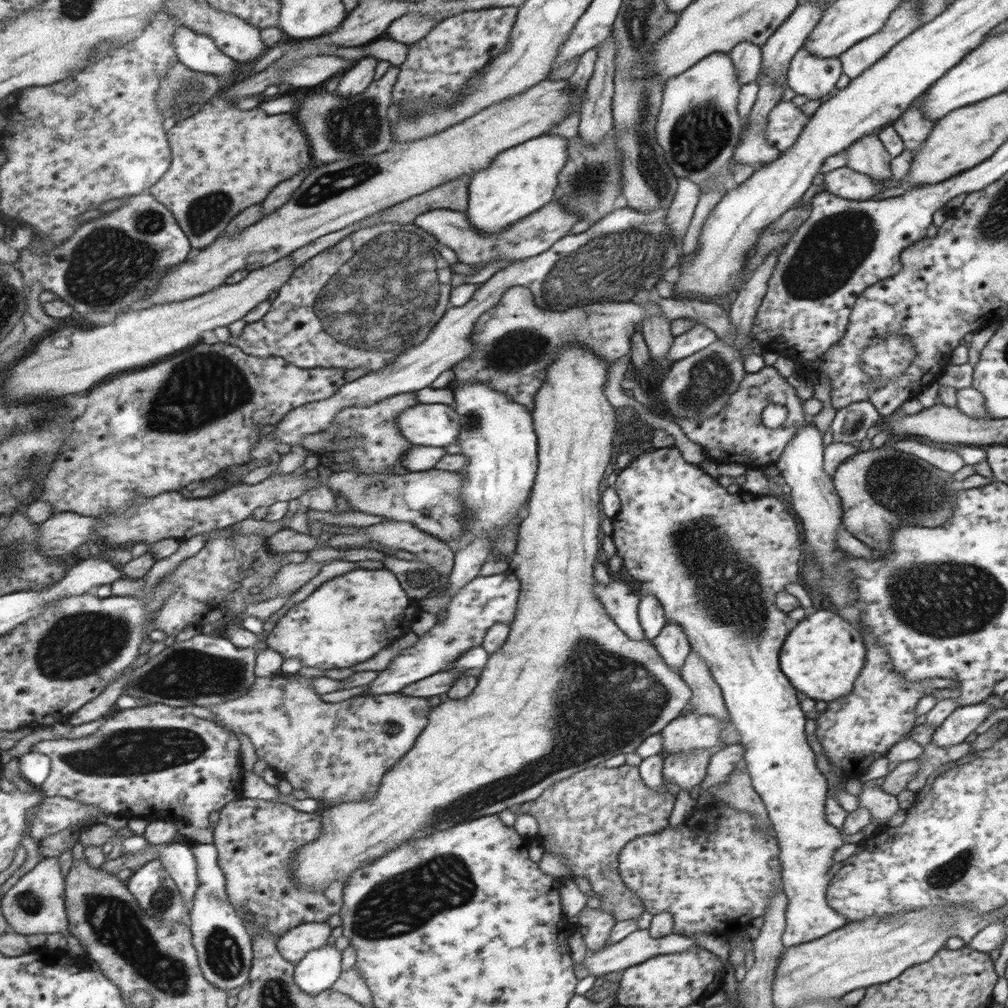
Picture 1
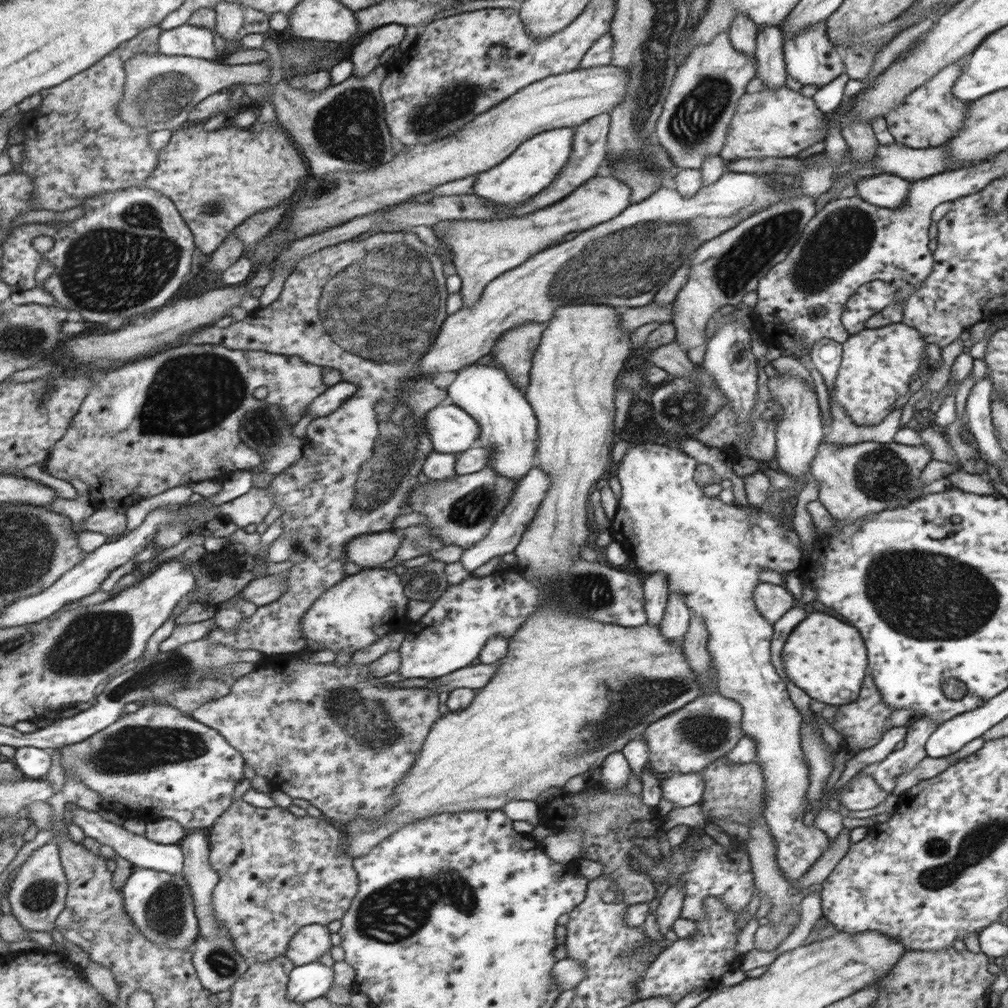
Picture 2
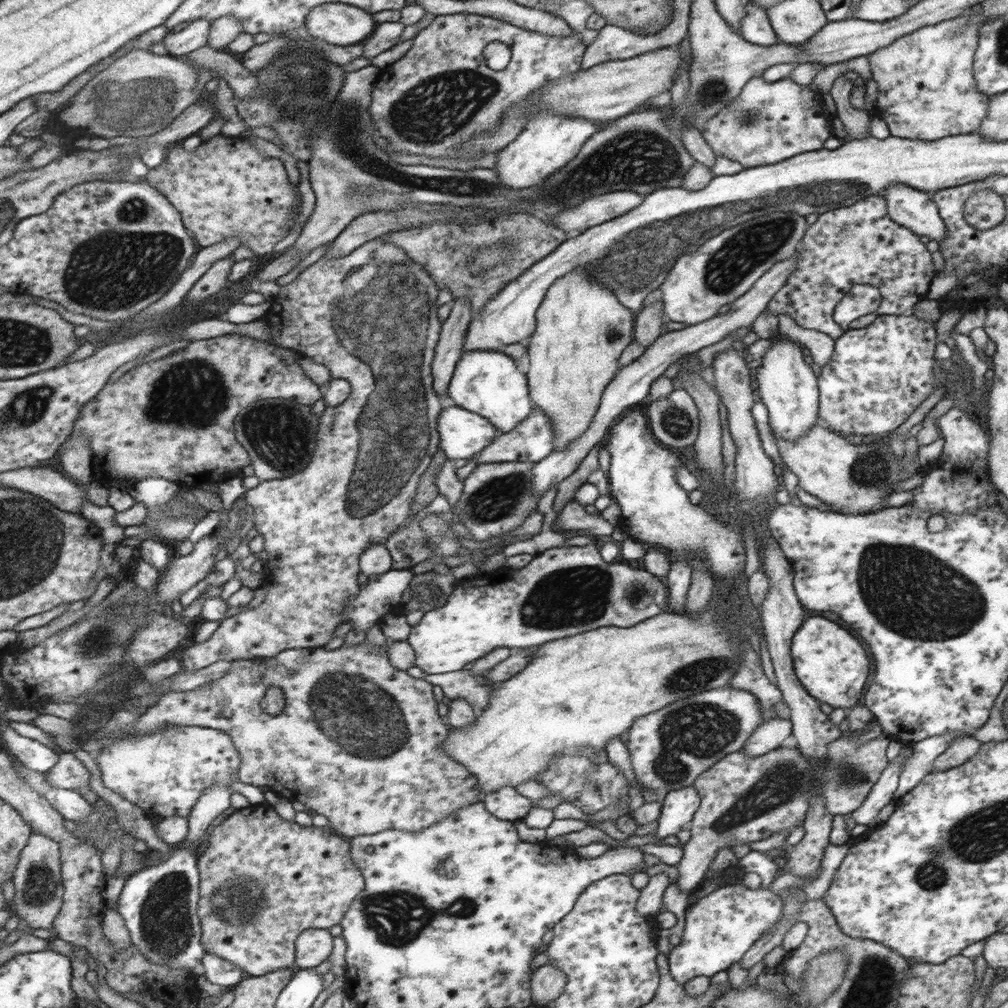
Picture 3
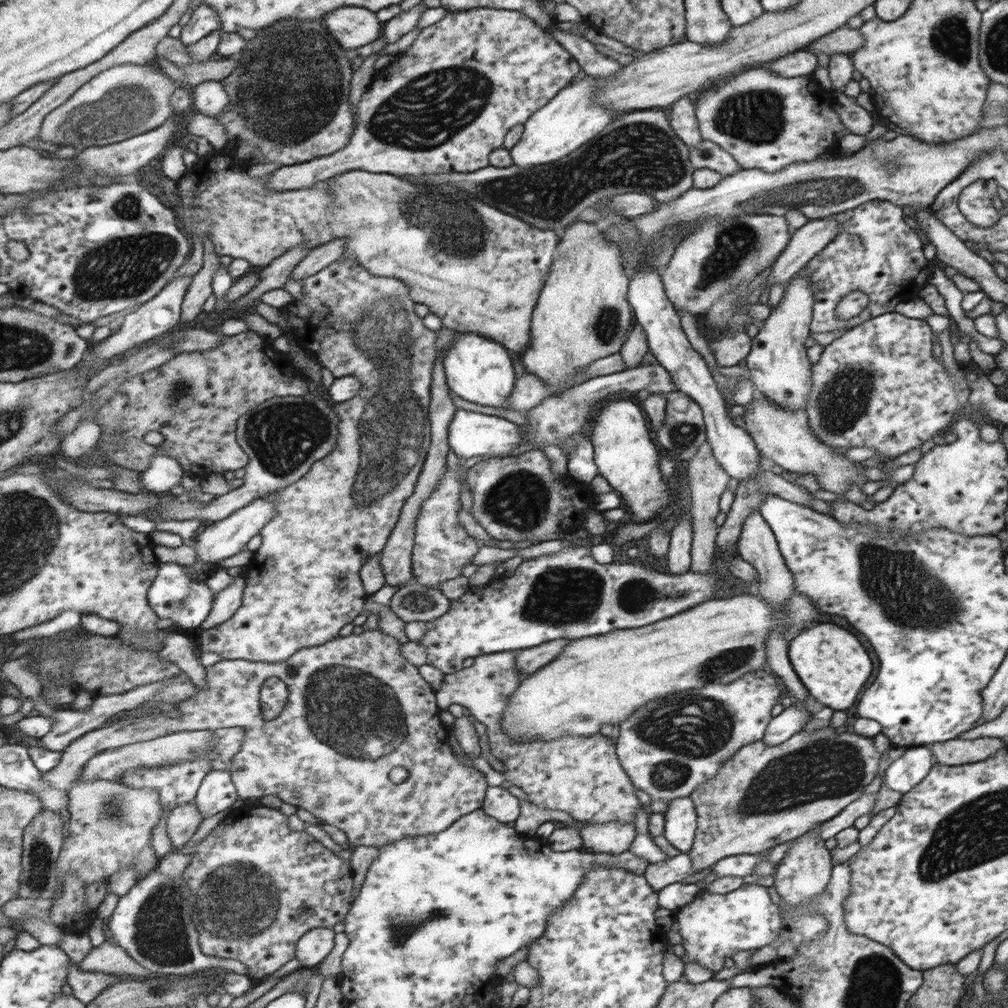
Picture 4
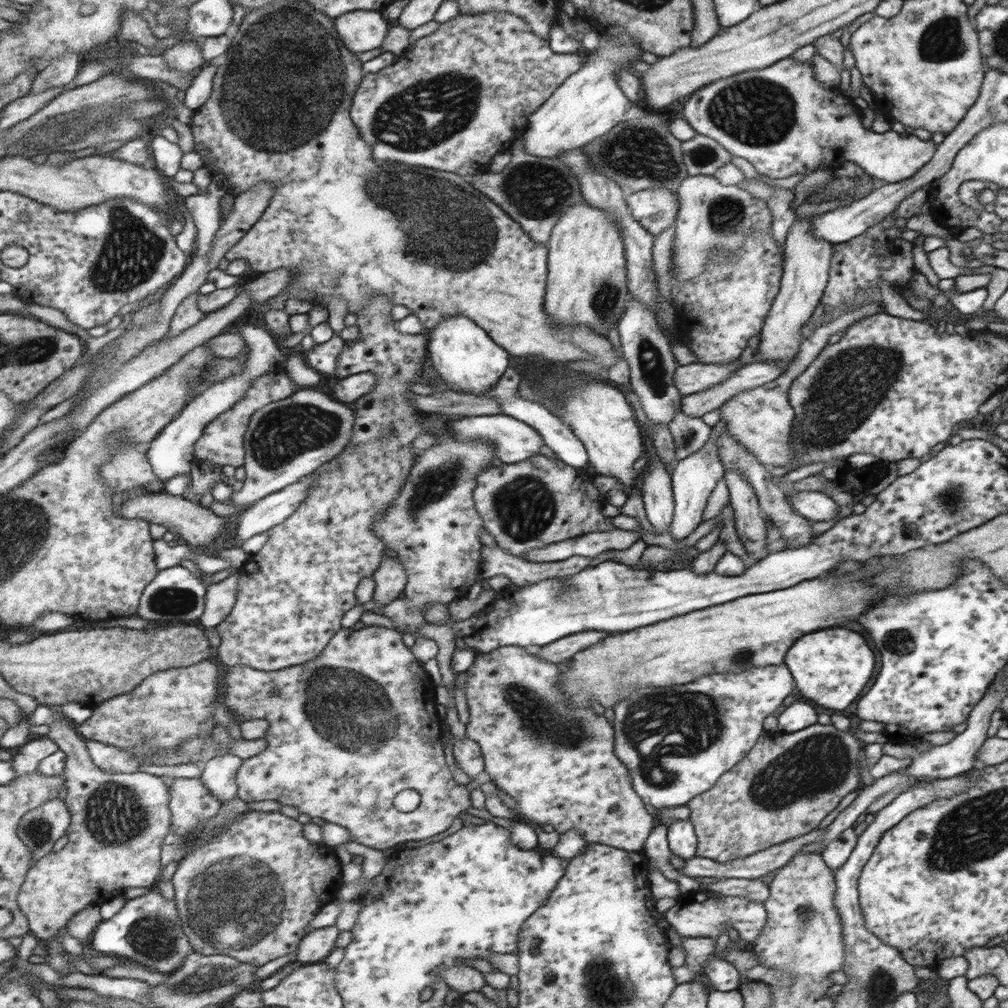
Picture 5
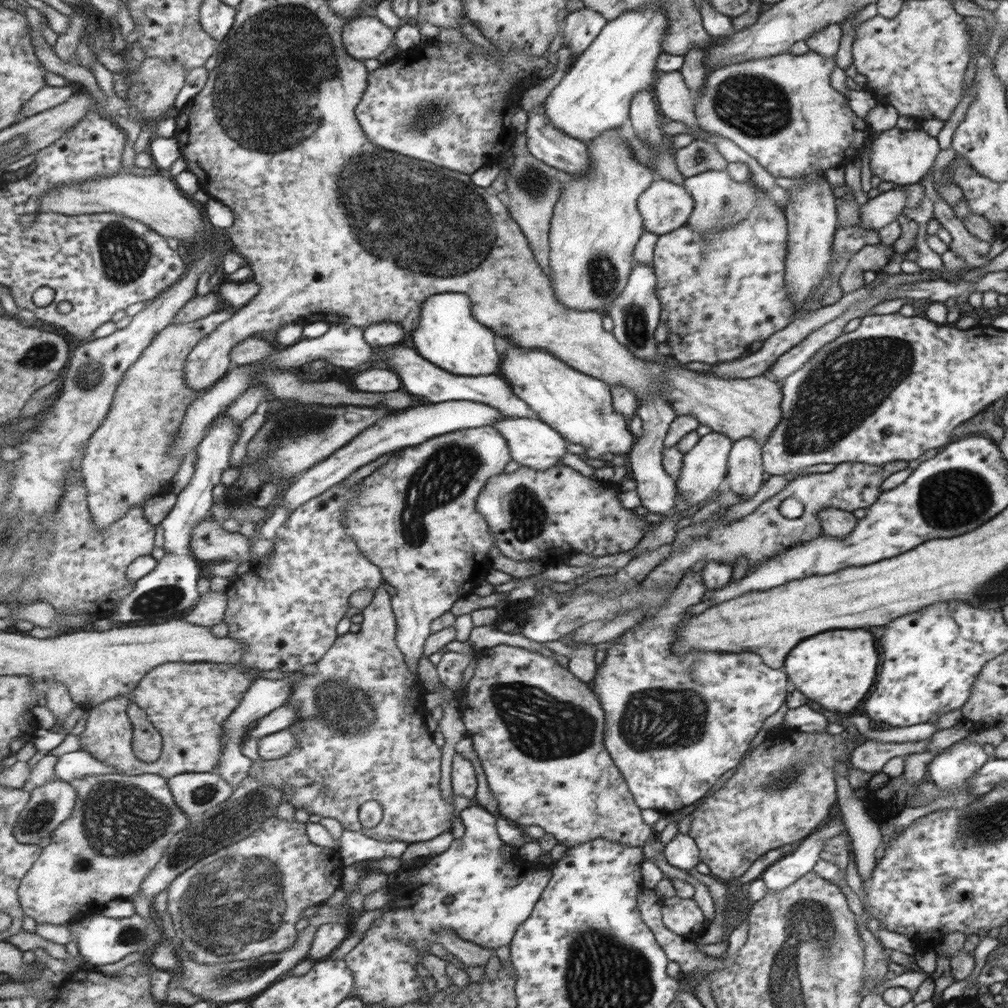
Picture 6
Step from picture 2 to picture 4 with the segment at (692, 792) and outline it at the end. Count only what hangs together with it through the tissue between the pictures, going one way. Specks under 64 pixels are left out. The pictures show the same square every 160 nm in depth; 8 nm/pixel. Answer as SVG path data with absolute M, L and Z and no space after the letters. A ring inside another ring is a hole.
M690 795L668 801L670 805L665 816L666 841L676 847L681 853L690 852L696 836L697 814L694 801Z

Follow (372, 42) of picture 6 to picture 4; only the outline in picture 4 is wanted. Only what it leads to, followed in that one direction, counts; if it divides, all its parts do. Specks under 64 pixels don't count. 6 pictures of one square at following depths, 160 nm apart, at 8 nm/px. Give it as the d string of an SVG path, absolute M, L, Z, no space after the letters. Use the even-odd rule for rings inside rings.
M345 6L329 12L324 18L331 33L349 50L376 41L382 32L375 11L360 6Z

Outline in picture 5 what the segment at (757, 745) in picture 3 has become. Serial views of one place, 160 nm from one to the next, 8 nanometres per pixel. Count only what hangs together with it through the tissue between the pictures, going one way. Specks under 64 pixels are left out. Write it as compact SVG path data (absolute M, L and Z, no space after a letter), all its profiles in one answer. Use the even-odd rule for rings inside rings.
M795 701L775 716L772 730L782 733L798 732L816 724L817 718L818 714L810 704Z

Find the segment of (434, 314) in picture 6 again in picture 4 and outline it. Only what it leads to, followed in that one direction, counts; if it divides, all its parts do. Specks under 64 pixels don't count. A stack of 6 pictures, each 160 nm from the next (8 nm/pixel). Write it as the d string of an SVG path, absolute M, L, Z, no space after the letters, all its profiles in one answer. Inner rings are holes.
M459 332L458 338L453 345L450 345L443 358L447 385L456 396L480 406L509 407L509 398L514 392L516 376L512 368L512 358L500 343L487 339L479 333Z

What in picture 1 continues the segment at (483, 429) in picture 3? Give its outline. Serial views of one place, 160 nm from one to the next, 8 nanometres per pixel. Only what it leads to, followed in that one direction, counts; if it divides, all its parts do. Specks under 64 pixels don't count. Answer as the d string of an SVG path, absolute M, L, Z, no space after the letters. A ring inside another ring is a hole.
M417 403L414 406L409 406L407 410L403 410L397 416L397 421L399 422L400 432L414 445L438 448L455 444L463 425L459 412L447 404Z

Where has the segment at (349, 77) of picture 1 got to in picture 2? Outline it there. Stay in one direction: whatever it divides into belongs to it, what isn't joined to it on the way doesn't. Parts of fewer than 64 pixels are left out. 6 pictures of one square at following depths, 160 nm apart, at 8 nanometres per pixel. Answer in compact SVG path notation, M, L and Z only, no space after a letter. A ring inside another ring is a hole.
M385 24L369 32L352 50L350 56L354 65L352 75L365 77L379 65L384 50L394 45L406 46L407 32L407 27L401 24Z

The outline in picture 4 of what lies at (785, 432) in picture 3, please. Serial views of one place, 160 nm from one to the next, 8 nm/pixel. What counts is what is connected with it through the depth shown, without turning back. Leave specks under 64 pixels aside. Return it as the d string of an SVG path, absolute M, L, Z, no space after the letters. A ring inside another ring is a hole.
M800 270L788 282L782 299L770 315L759 325L759 332L752 339L752 350L748 353L749 378L756 384L757 391L766 395L785 409L804 409L812 386L810 362L806 356L806 340L809 340L812 306L815 306L807 276Z

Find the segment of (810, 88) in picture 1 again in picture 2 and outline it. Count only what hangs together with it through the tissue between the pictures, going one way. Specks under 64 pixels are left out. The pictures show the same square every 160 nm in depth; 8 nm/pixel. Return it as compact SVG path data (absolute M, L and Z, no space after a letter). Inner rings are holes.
M825 21L817 22L799 30L793 37L788 37L783 43L787 74L803 86L815 85L820 88L823 85L830 84L832 79L838 78L846 69L846 63L840 55L836 54L836 49L836 46L830 42Z

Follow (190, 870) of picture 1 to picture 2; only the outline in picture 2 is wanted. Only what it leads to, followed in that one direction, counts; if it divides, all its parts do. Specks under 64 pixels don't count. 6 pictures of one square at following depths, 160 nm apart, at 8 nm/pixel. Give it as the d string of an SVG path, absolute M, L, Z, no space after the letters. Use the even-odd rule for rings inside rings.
M77 806L73 808L73 812L75 812L75 824L79 825L87 836L97 839L102 846L112 846L119 852L119 856L133 862L136 868L150 868L172 874L185 872L186 853L182 849L181 844L159 844L150 840L146 834L134 834L134 832L130 832L125 827L106 820L99 811L92 811Z

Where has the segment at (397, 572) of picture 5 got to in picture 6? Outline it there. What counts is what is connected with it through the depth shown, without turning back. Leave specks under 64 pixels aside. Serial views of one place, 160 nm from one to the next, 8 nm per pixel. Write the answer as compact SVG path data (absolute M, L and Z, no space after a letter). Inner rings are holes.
M378 586L374 593L374 597L370 602L370 605L364 609L361 614L363 616L362 628L356 633L348 633L344 636L340 636L335 645L327 652L327 656L322 661L317 663L317 672L313 674L303 674L301 671L297 672L284 672L283 674L276 674L273 671L263 671L261 677L272 679L277 675L280 679L290 677L297 682L297 687L293 690L295 693L292 694L290 701L286 703L286 706L296 706L301 712L301 718L291 726L299 736L299 746L290 755L281 758L280 760L265 760L258 761L253 764L250 777L258 777L263 780L265 785L275 786L281 789L281 784L289 784L293 787L294 796L292 803L297 808L308 810L310 814L319 814L322 817L337 818L347 828L347 830L354 830L354 832L360 832L360 824L358 820L358 810L364 802L368 800L376 800L380 806L382 806L383 817L381 822L371 828L364 830L366 836L370 836L377 841L381 842L406 842L408 844L424 842L436 838L442 832L448 831L452 824L452 818L454 814L453 802L449 802L441 795L441 790L438 788L438 782L440 782L440 748L437 744L432 744L430 740L430 734L426 732L424 722L422 722L422 712L426 713L426 708L420 706L422 698L426 698L426 690L422 686L422 681L418 676L411 673L410 666L407 665L406 658L404 658L403 651L399 649L398 645L398 628L392 613L392 597L385 590L384 586Z

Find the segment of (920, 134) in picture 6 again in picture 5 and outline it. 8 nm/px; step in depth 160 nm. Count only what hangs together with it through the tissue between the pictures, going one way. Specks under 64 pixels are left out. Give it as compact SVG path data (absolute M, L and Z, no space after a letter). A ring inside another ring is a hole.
M788 57L782 61L775 62L774 65L767 66L766 68L744 71L743 73L736 74L728 78L721 78L720 81L712 82L712 84L708 84L707 86L704 86L702 89L692 94L688 102L685 102L684 110L682 110L682 116L684 116L684 119L686 120L686 122L688 122L688 125L690 125L690 127L692 127L692 129L697 134L701 134L713 138L732 156L746 159L750 164L752 164L752 166L754 166L756 172L760 174L764 174L764 176L768 176L768 178L788 178L788 176L794 176L794 174L804 174L804 172L808 172L808 170L815 170L820 165L824 165L824 162L826 162L826 164L830 164L832 160L836 160L836 162L838 162L838 160L842 160L842 162L852 161L853 163L856 163L858 166L860 166L860 168L863 168L863 170L867 174L870 174L871 176L873 176L873 178L876 178L876 180L884 180L884 182L896 183L896 182L900 182L901 180L912 178L924 165L928 164L928 162L932 160L934 154L936 153L936 148L937 148L936 144L934 144L935 142L932 139L922 140L919 137L916 137L916 135L914 135L913 132L909 131L908 129L906 129L902 133L894 132L892 130L884 133L875 133L871 130L866 130L866 128L864 128L862 124L852 124L852 122L860 122L860 112L856 110L856 106L852 106L853 100L851 98L849 100L844 100L844 104L842 104L842 100L832 100L832 98L834 98L834 96L832 96L832 92L826 92L826 86L822 86L819 80L820 78L816 78L816 70L812 60L807 60L806 62L798 62L797 60L794 60L793 57ZM834 102L840 102L840 104L842 104L842 106L846 106L848 110L846 110L846 108L838 108L838 112L836 112L836 110L832 110L832 108L810 108L810 106L828 106L828 104L834 104Z

